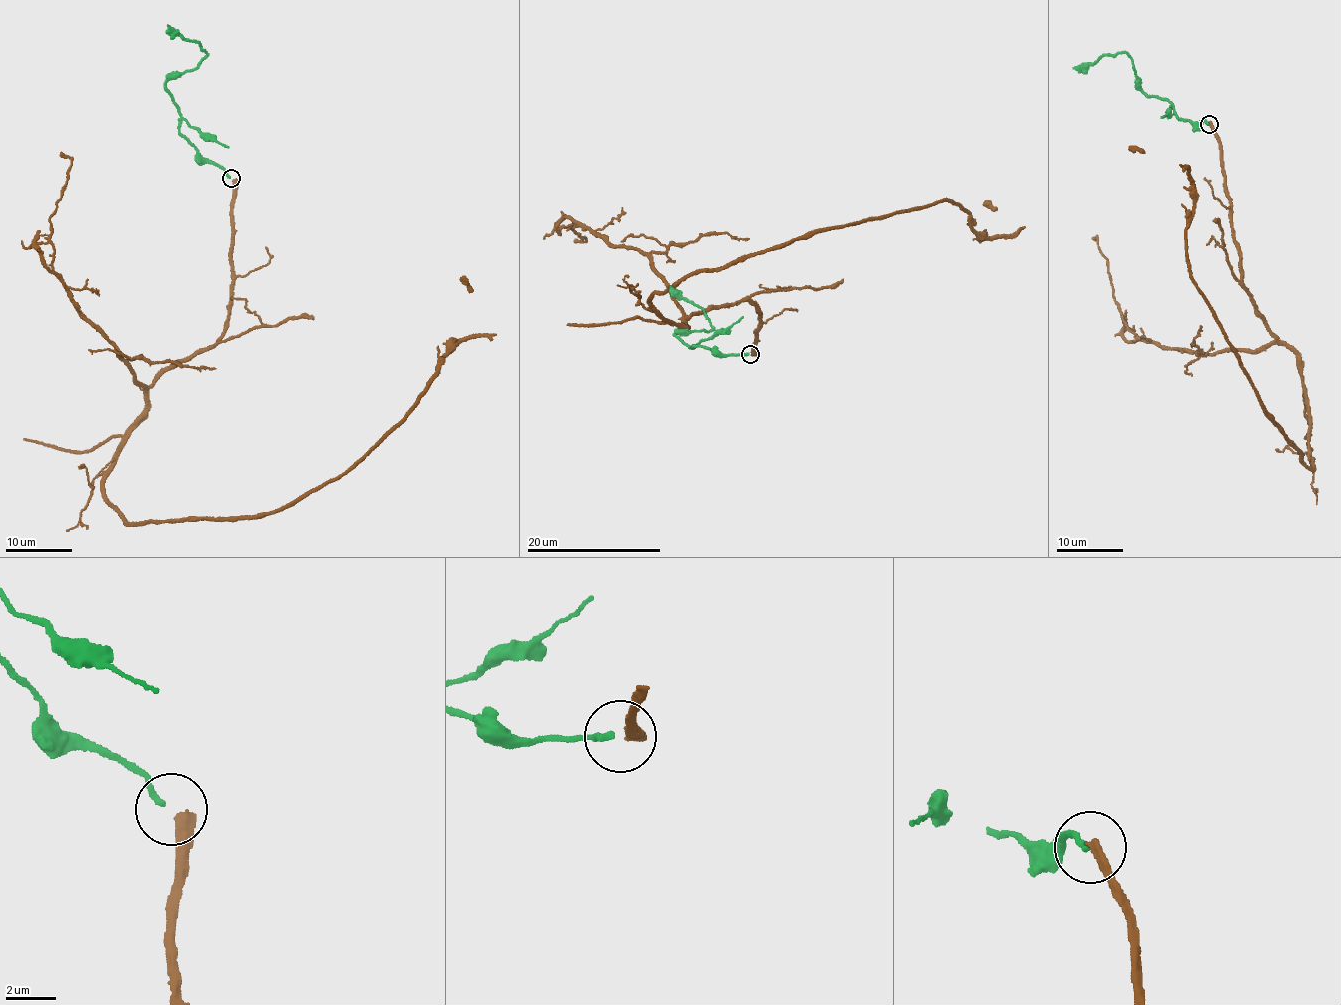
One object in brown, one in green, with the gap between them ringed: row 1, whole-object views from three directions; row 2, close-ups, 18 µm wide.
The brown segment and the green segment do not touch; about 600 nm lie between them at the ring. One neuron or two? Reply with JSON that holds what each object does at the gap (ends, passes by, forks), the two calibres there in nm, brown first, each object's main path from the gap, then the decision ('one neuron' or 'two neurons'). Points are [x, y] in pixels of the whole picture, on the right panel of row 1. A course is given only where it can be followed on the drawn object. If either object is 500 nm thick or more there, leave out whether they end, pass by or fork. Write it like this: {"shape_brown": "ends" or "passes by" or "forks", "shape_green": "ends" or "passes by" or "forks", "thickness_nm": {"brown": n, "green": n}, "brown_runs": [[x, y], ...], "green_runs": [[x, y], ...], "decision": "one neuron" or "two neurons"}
{"shape_brown": "ends", "shape_green": "ends", "thickness_nm": {"brown": 440, "green": 240}, "brown_runs": [[1209, 124], [1246, 290], [1302, 370], [1310, 468], [1190, 275], [1195, 189], [1186, 173], [1128, 147]], "green_runs": [[1209, 124], [1177, 117], [1170, 103], [1146, 95], [1125, 52], [1072, 67]], "decision": "two neurons"}

